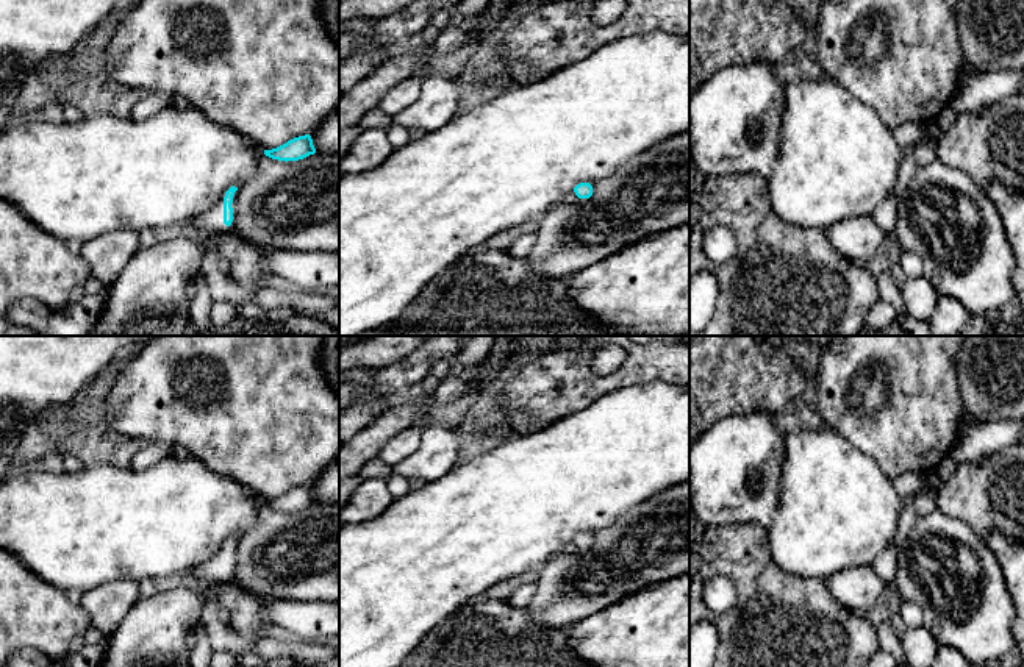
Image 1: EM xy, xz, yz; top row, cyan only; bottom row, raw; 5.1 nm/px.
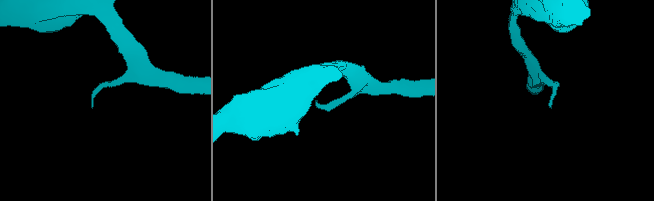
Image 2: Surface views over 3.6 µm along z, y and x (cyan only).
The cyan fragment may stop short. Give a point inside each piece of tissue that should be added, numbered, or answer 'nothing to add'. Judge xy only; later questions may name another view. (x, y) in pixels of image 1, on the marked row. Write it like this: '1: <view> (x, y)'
1: xy (213, 219)

